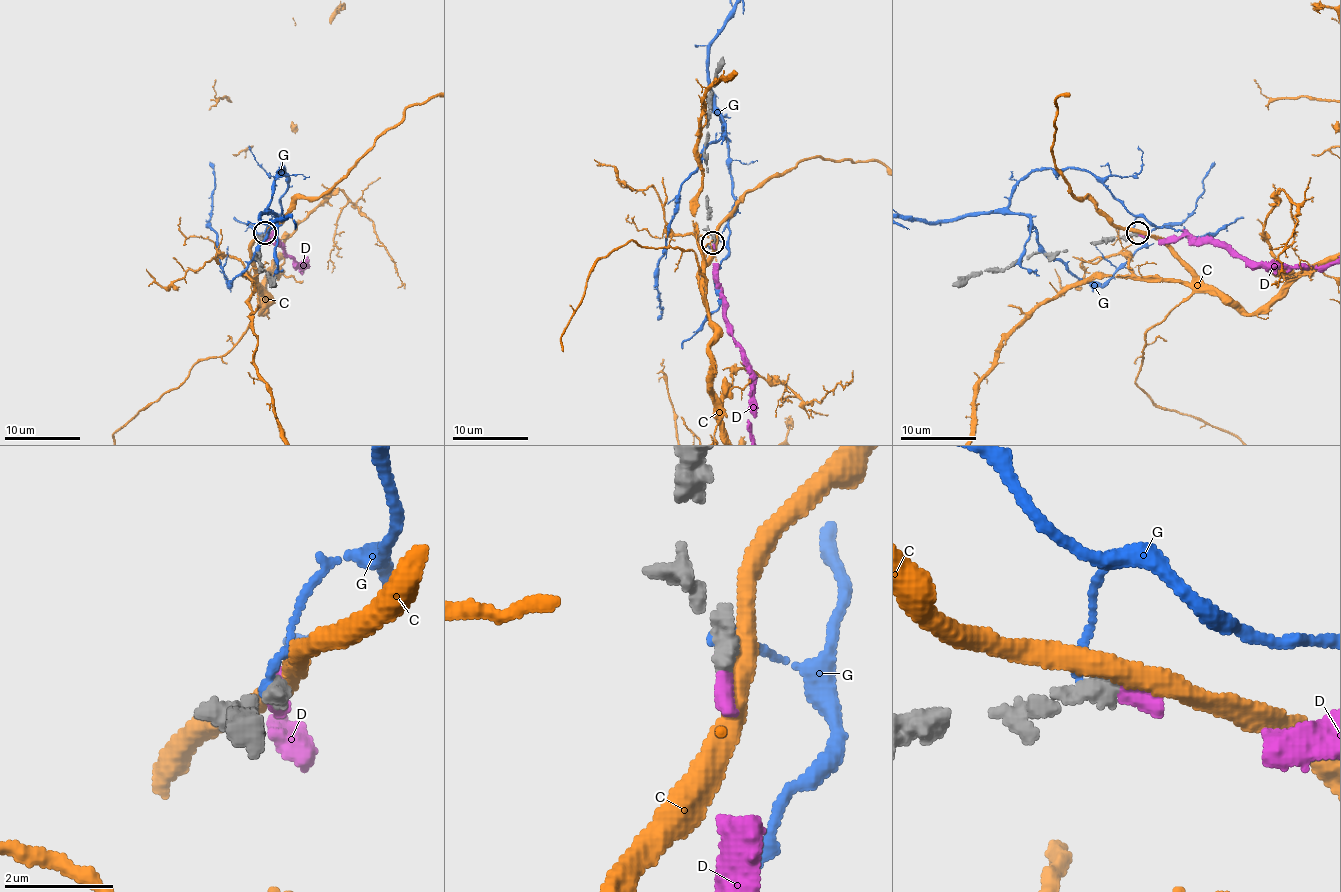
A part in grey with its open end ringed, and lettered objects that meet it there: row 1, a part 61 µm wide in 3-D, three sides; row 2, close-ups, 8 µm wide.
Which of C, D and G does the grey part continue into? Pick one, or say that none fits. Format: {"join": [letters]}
{"join": ["D"]}

